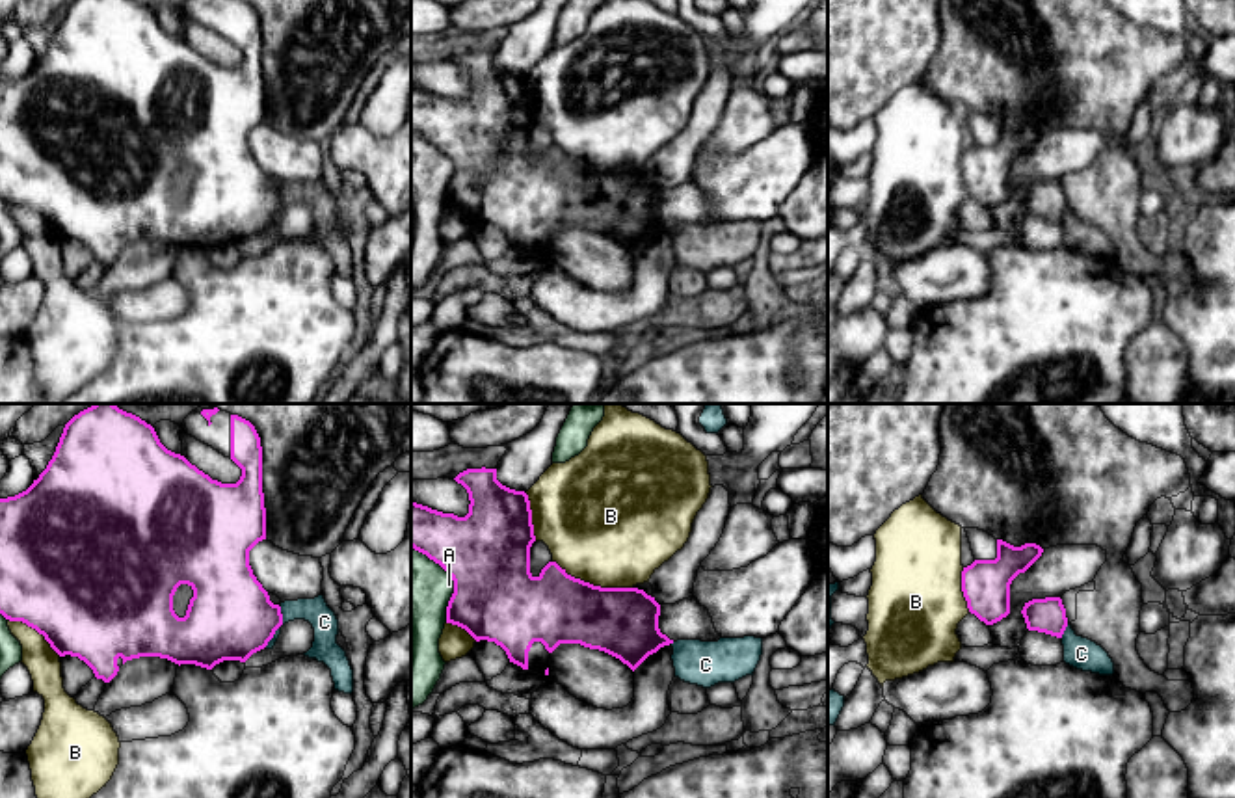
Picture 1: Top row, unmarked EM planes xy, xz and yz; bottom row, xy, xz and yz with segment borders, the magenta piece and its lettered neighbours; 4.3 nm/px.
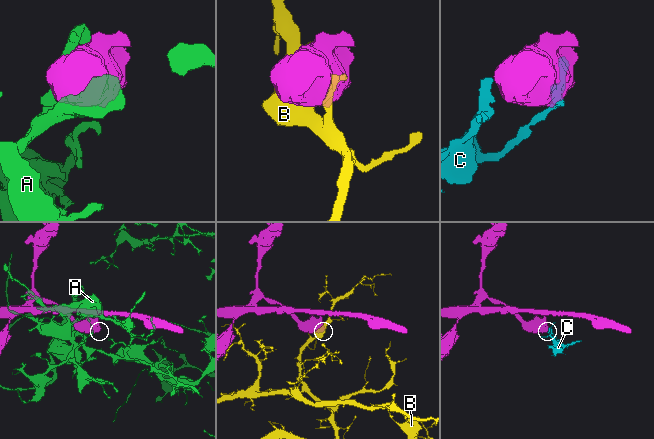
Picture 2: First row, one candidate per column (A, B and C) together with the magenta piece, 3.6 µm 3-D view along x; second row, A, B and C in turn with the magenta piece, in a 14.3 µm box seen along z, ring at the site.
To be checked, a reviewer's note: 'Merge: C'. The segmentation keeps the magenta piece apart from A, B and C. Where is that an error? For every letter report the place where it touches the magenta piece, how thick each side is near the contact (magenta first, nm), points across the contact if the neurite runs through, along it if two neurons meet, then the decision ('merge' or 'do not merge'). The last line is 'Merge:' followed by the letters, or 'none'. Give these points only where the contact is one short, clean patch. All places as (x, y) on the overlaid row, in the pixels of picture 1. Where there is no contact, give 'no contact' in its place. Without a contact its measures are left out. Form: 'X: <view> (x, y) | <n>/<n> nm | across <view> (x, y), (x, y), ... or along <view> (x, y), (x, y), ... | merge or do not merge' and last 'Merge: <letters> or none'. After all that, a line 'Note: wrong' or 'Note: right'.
A: xz (452, 579) | 380/320 nm | do not merge
B: xz (592, 585) | 300/500 nm | do not merge
C: xy (279, 625) | 360/120 nm | along xy (281, 607), (281, 625), (265, 646) | do not merge
Merge: none
Note: wrong

